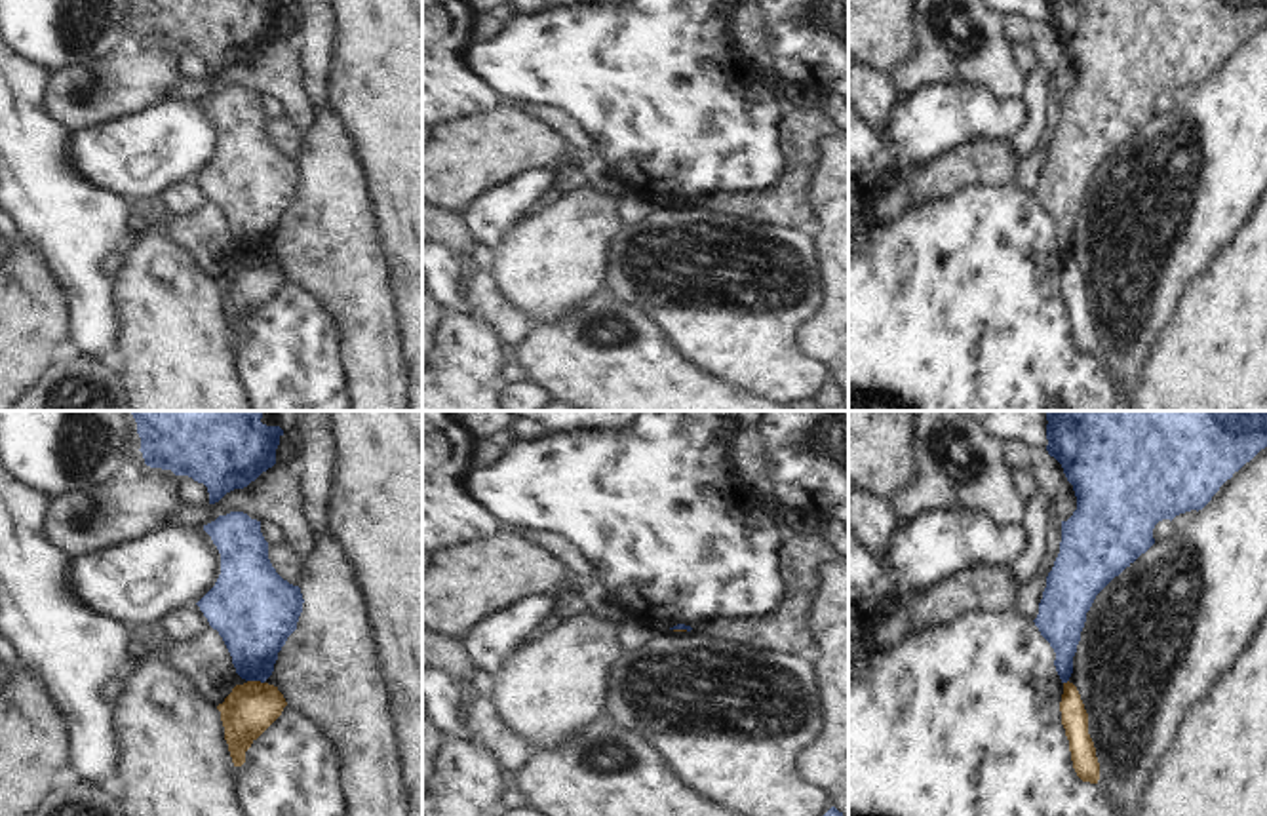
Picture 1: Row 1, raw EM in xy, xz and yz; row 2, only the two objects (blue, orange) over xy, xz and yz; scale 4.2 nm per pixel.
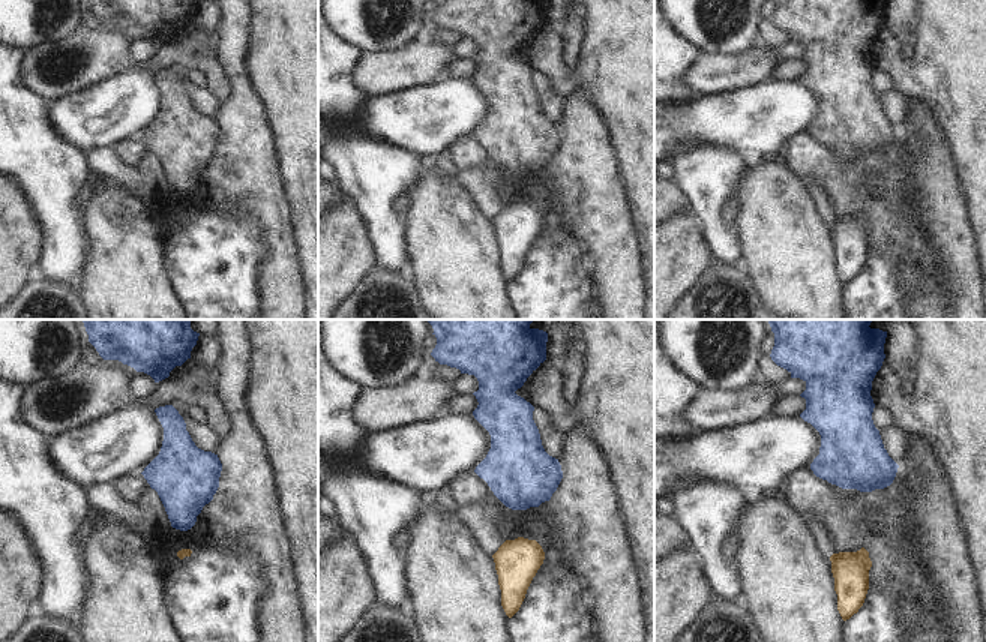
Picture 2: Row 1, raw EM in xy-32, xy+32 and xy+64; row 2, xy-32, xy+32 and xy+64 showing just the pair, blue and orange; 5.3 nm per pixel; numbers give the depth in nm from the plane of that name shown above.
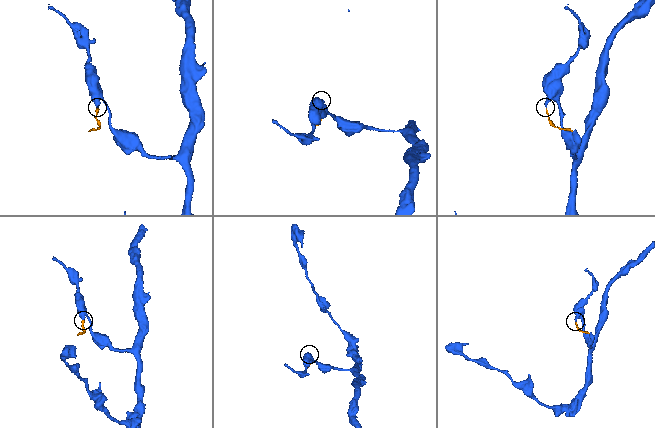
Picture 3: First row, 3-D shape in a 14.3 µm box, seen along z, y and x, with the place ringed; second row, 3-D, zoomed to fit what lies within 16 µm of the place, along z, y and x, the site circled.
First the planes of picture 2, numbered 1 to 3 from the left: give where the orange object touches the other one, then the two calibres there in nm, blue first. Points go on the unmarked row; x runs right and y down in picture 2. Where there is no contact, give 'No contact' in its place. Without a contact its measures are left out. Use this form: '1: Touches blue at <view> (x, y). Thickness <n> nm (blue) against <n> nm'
1: No contact
2: No contact
3: No contact.

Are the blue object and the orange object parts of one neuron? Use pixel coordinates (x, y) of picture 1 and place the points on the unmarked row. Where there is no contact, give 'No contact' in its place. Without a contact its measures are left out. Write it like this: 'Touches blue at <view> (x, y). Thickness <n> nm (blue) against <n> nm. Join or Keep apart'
Touches blue at xy (255, 253). Thickness 300 nm (blue) against 220 nm. Keep apart.

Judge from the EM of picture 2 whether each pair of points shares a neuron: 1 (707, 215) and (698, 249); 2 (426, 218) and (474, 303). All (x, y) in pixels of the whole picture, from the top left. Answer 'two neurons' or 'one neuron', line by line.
1: two neurons
2: one neuron

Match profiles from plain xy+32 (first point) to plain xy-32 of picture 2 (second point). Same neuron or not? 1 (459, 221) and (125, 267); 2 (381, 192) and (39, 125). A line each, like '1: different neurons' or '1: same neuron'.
1: same neuron
2: same neuron

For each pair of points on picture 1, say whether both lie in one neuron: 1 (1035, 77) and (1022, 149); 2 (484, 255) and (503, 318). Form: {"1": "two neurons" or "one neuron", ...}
{"1": "one neuron", "2": "one neuron"}

